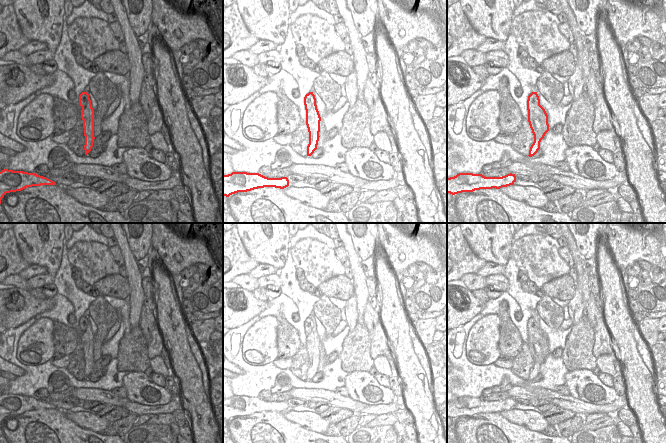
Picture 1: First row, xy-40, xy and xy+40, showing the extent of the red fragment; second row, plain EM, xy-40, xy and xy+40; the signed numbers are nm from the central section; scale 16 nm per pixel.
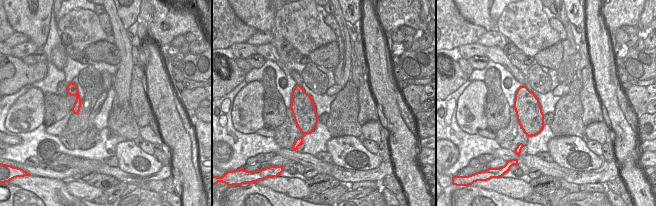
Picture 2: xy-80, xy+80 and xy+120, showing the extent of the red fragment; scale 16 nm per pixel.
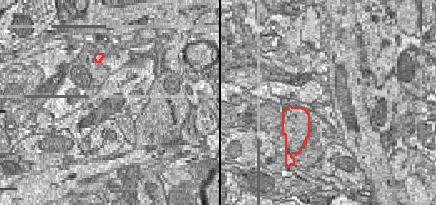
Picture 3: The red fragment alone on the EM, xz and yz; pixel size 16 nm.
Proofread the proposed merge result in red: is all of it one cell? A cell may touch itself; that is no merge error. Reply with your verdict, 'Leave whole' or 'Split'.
Split

